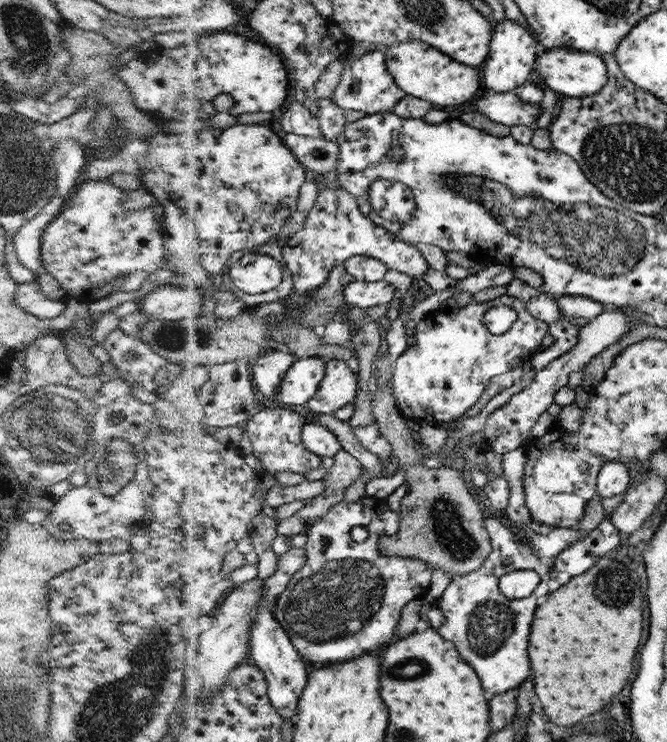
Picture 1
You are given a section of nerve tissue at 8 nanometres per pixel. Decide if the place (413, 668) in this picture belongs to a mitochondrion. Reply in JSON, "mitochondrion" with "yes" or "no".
{"mitochondrion":"yes"}

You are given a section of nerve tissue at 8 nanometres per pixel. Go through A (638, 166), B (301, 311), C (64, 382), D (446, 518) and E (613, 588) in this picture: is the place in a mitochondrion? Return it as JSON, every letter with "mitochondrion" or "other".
{"A":"mitochondrion","B":"mitochondrion","C":"mitochondrion","D":"mitochondrion","E":"mitochondrion"}

